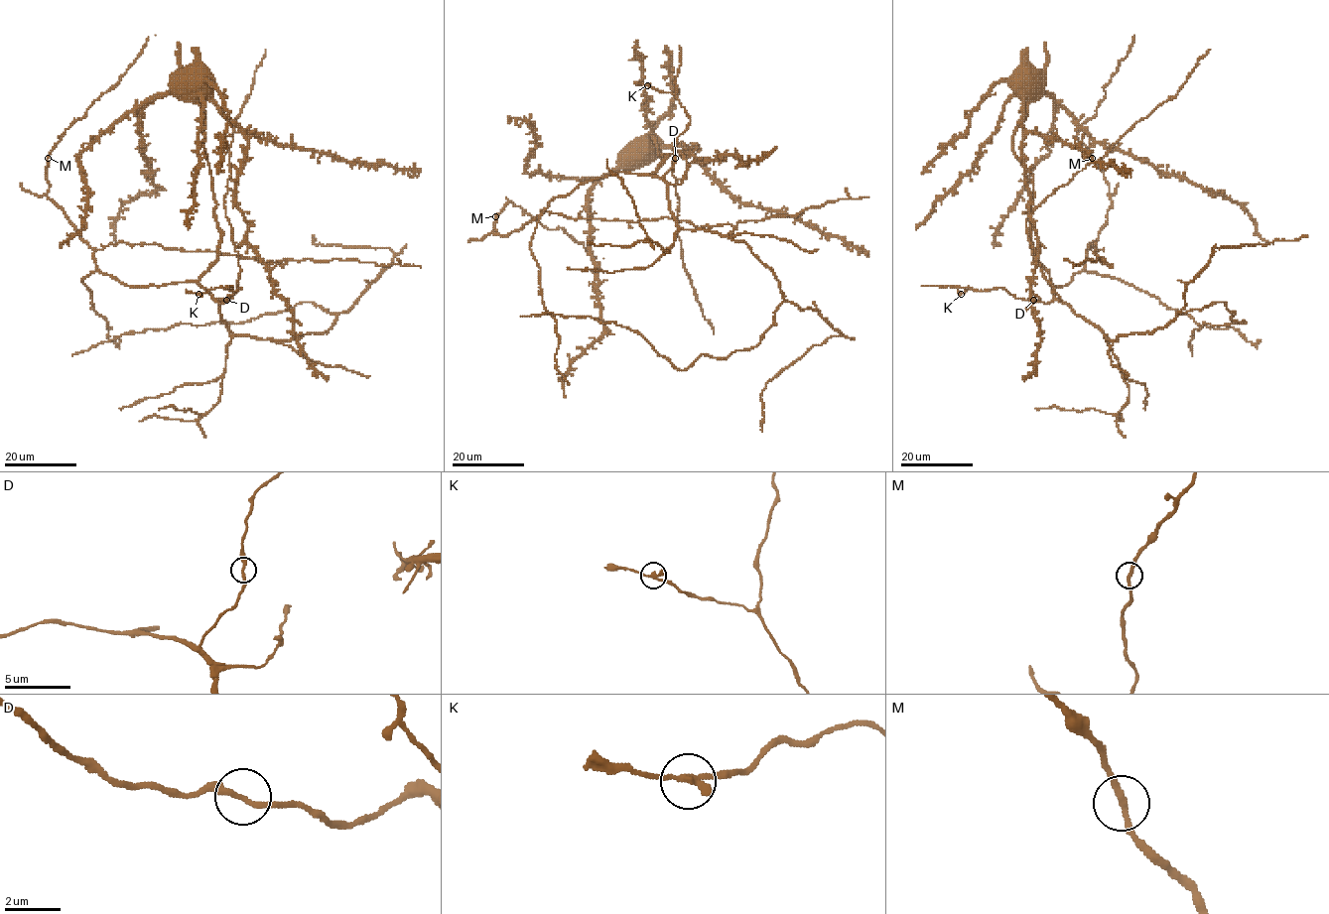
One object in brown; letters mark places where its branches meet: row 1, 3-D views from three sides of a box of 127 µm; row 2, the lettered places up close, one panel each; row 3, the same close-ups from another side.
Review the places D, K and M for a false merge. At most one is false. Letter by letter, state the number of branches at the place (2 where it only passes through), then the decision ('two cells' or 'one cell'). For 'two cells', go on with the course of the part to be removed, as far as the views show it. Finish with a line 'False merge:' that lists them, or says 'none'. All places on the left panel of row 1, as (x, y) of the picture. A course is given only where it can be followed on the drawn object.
D: 2 branches meet; one cell
K: 2 branches meet; one cell
M: 2 branches meet; one cell
False merge: none

